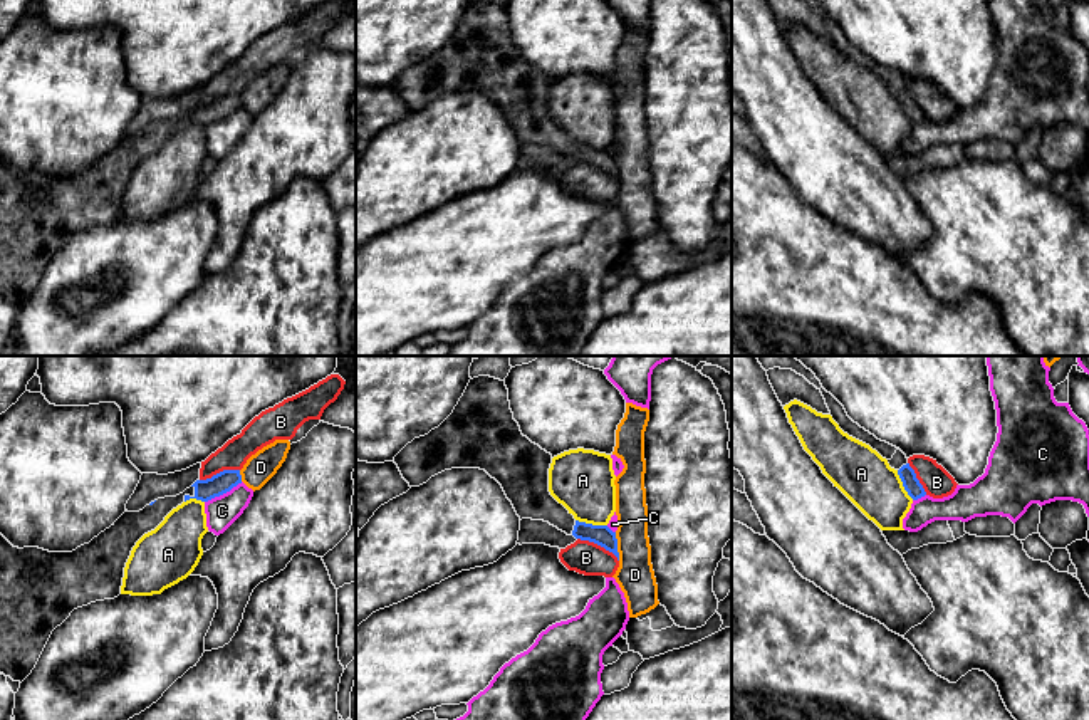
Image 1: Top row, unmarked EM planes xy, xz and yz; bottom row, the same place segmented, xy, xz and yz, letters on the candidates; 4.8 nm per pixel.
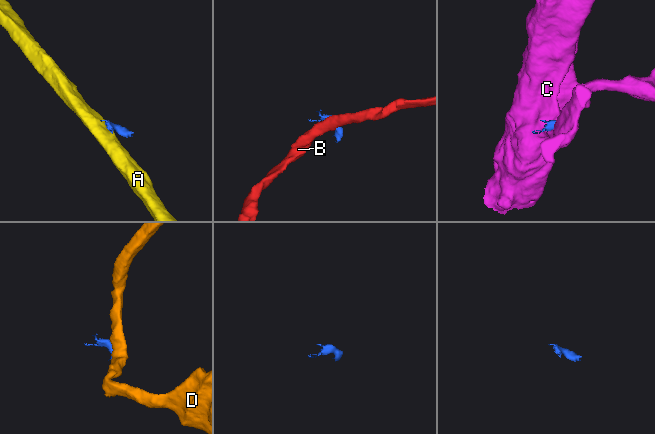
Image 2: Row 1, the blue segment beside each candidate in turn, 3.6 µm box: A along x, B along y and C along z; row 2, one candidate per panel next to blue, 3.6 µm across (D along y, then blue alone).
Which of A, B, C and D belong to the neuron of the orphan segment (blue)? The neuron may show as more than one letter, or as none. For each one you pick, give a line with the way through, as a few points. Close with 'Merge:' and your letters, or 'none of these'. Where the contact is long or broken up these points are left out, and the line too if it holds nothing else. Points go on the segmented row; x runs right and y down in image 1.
Merge: none of these

